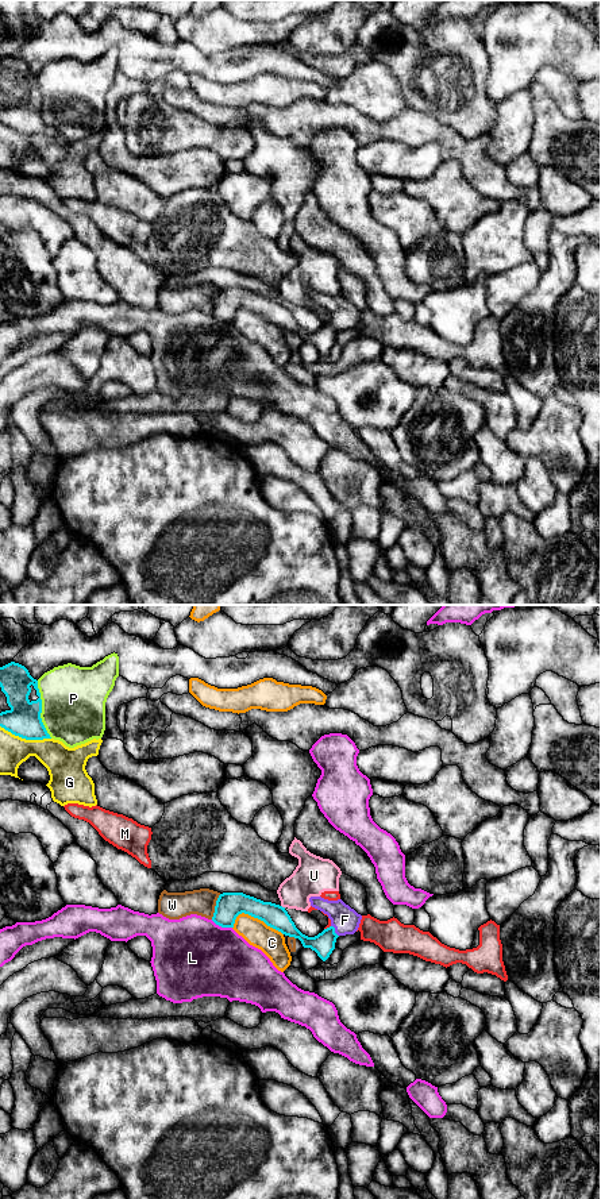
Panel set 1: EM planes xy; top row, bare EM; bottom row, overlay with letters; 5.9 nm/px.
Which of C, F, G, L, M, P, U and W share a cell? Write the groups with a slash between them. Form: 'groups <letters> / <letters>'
groups C / F / G / L / M U / P / W

